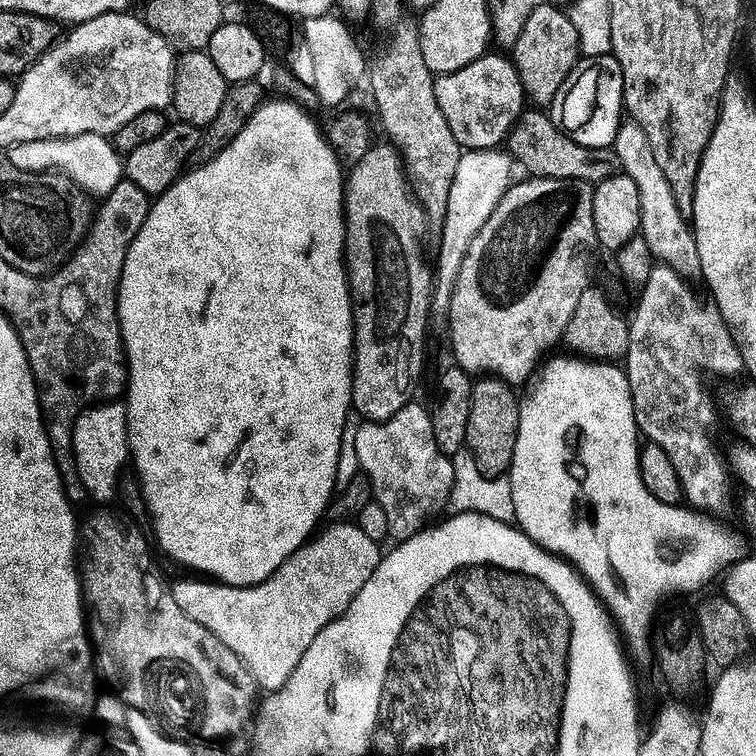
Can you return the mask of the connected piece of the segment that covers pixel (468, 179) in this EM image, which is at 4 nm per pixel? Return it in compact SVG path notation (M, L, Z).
M504 150L463 153L450 188L449 209L446 210L442 229L444 237L440 240L440 261L435 261L434 264L434 308L437 313L447 313L452 307L452 295L456 289L458 274L462 270L462 262L466 262L466 254L474 238L478 238L482 226L490 222L494 210L512 189L512 167L514 161Z

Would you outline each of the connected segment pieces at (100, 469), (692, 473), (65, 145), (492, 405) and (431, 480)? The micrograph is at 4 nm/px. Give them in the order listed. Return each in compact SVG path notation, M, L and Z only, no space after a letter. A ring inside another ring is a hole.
M100 402L85 410L74 426L74 458L82 486L100 504L116 500L121 477L130 464L128 410L120 402Z
M656 266L653 273L650 274L650 280L642 287L639 293L640 305L636 308L636 317L633 315L630 320L632 329L632 341L628 347L628 355L626 357L626 371L628 373L628 381L630 382L630 390L634 398L634 414L636 415L636 427L642 433L645 441L662 446L662 450L666 450L666 458L670 458L670 462L674 462L674 470L680 479L682 496L685 501L693 509L699 510L704 514L717 514L716 512L724 512L728 508L728 503L732 500L732 482L734 484L734 476L730 471L729 461L720 453L720 448L716 445L716 440L712 437L712 431L716 428L716 404L712 401L712 396L708 393L708 388L704 385L703 372L712 371L716 376L736 376L739 372L745 371L744 360L740 357L740 350L736 347L736 338L729 332L727 326L724 325L724 319L720 316L719 311L715 307L706 305L700 301L700 296L691 288L689 281L685 277L677 274L673 268L667 266Z
M98 134L19 144L11 149L10 159L23 172L59 172L61 176L68 176L93 198L106 198L114 194L116 187L126 179L126 164L121 153L116 151L115 143L109 137Z
M480 378L474 383L465 442L467 452L474 458L478 470L482 470L484 476L504 478L512 471L520 425L520 400L512 392L515 392L513 385L504 380Z
M409 402L394 418L384 424L364 422L356 428L360 472L368 475L368 480L372 483L372 492L376 495L373 496L375 503L380 504L382 510L386 510L388 531L391 539L394 538L393 541L396 542L409 540L429 527L437 519L435 516L448 508L448 499L454 486L454 466L452 460L442 454L438 442L435 441L432 412L416 403Z

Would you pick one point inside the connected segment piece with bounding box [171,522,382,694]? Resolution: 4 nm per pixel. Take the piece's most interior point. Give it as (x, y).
(269, 626)

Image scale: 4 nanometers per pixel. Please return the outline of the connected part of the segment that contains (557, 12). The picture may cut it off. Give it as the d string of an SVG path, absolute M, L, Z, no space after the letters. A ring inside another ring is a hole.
M548 2L540 3L534 14L526 18L526 26L514 49L514 59L518 78L522 78L527 103L536 110L551 109L558 98L558 90L566 86L566 78L570 78L582 59L578 30L569 13Z

